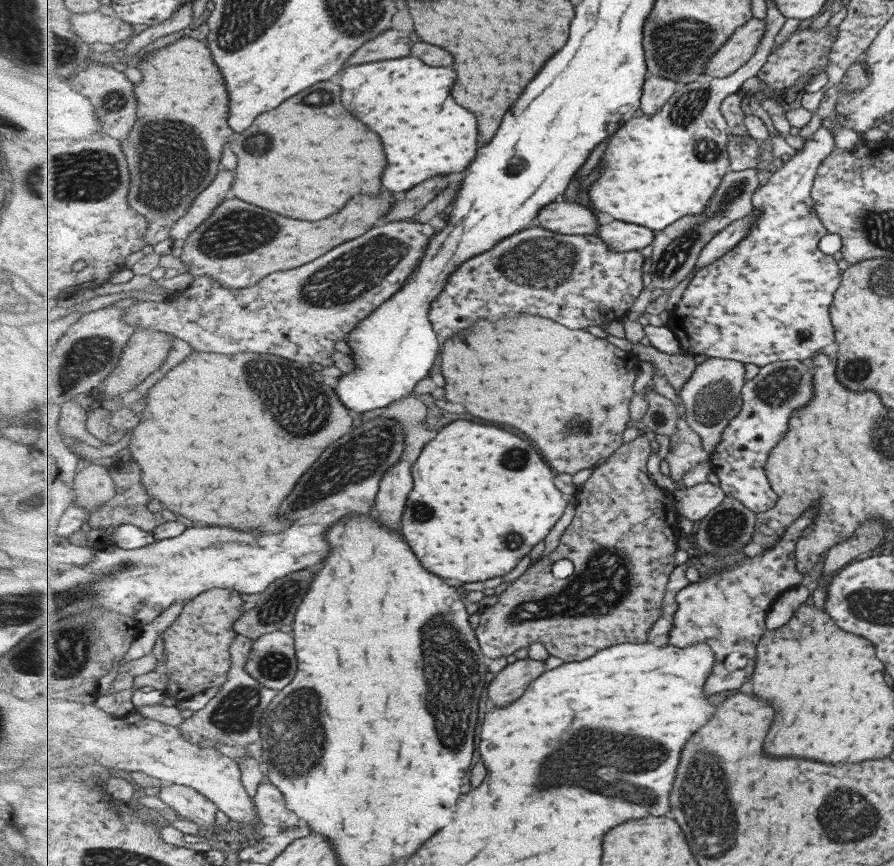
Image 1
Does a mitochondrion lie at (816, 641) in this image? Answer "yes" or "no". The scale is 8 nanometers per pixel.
no

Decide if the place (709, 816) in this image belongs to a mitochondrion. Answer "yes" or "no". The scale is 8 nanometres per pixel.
yes

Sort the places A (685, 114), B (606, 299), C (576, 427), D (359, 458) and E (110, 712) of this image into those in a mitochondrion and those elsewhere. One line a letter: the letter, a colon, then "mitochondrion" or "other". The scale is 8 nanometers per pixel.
A: mitochondrion
B: other
C: mitochondrion
D: mitochondrion
E: other

